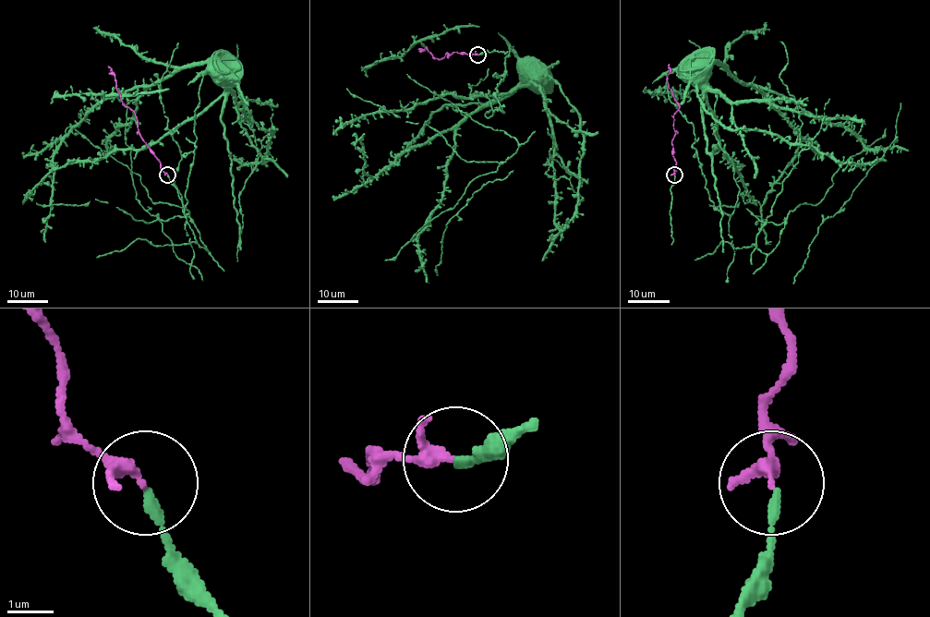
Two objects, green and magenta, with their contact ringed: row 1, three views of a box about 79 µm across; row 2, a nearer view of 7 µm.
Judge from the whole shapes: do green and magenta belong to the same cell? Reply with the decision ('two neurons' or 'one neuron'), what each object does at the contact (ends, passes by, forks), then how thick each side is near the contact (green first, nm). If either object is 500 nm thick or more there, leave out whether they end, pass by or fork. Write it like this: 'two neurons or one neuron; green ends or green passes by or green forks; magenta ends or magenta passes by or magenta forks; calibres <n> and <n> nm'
one neuron; green ends; magenta passes by; calibres 200 and 200 nm

